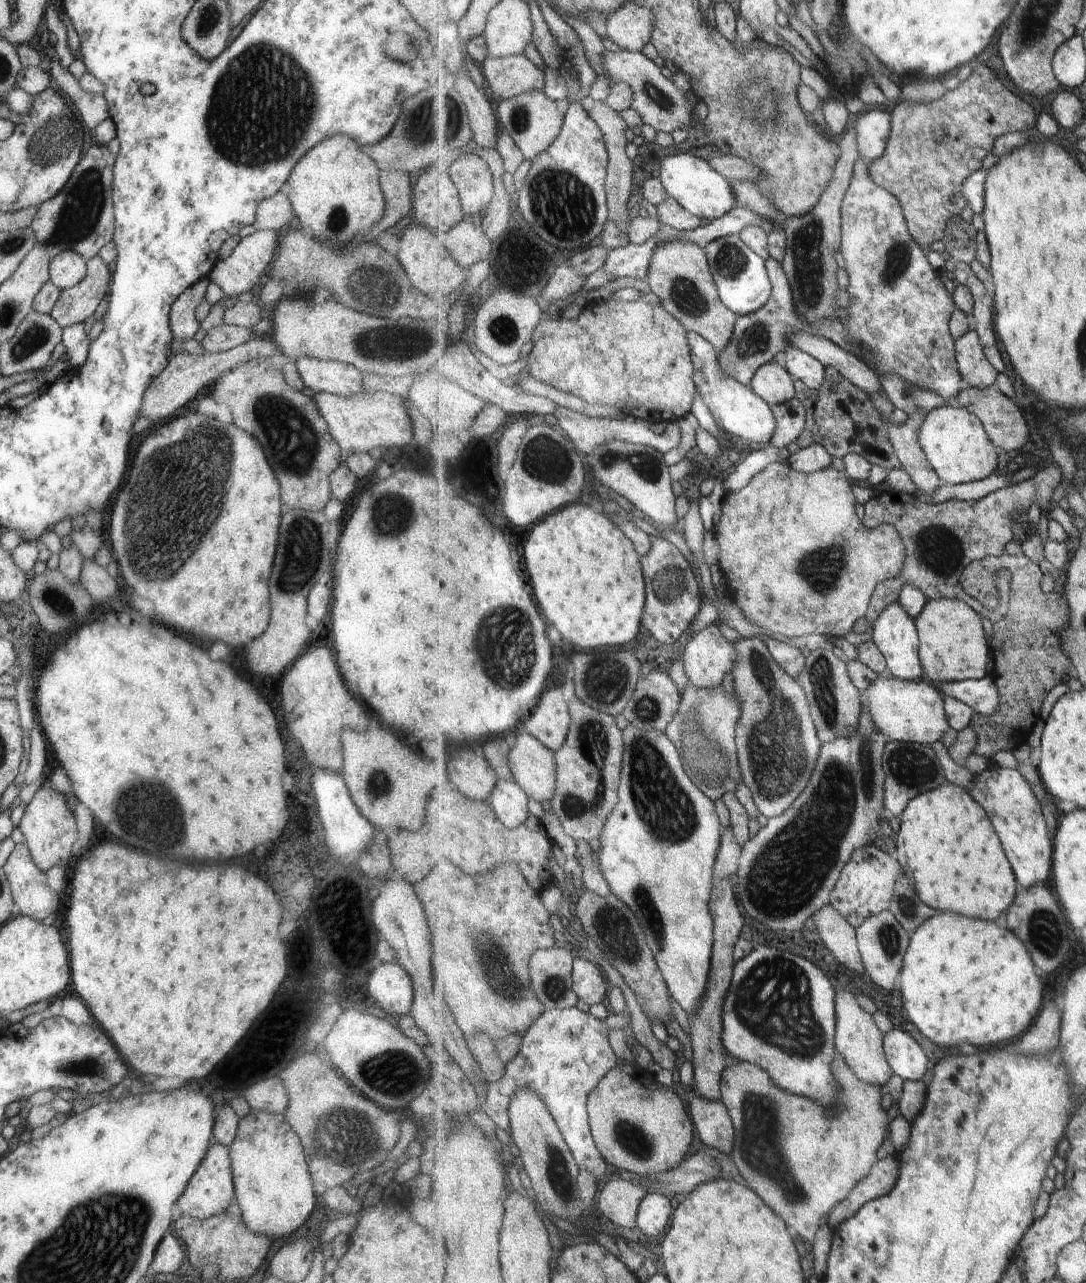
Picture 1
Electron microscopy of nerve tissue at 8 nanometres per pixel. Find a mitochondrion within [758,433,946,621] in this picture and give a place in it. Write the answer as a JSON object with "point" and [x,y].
{"point":[820,568]}

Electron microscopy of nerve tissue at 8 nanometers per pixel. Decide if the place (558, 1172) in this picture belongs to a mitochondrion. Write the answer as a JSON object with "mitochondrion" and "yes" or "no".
{"mitochondrion":"yes"}

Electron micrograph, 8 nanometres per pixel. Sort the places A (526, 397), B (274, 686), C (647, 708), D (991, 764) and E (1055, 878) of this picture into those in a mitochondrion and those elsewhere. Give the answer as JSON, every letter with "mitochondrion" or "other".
{"A":"other","B":"other","C":"mitochondrion","D":"other","E":"other"}

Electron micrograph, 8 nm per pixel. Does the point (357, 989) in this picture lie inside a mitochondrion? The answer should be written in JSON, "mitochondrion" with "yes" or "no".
{"mitochondrion":"no"}

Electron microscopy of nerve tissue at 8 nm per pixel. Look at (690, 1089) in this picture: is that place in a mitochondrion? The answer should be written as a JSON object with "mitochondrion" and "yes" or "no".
{"mitochondrion":"no"}

